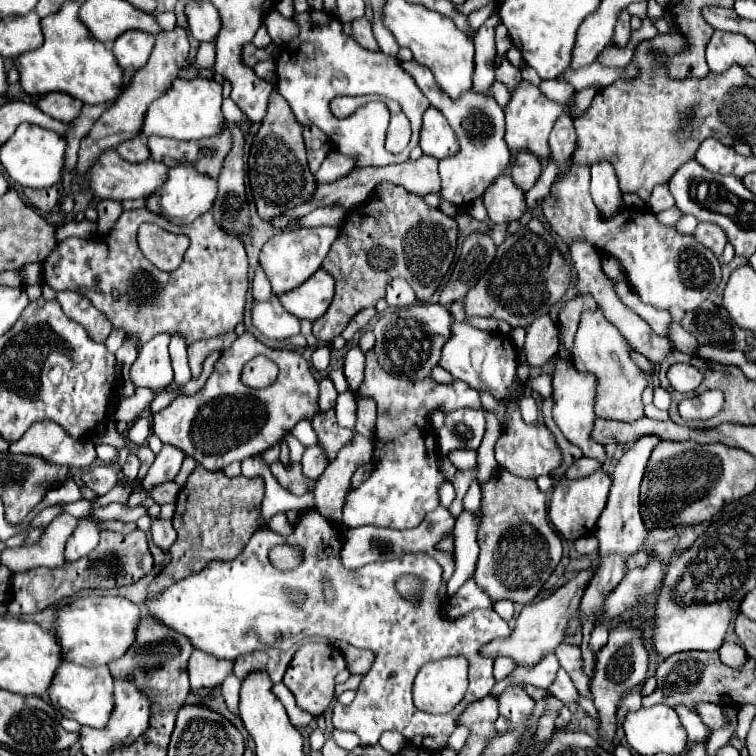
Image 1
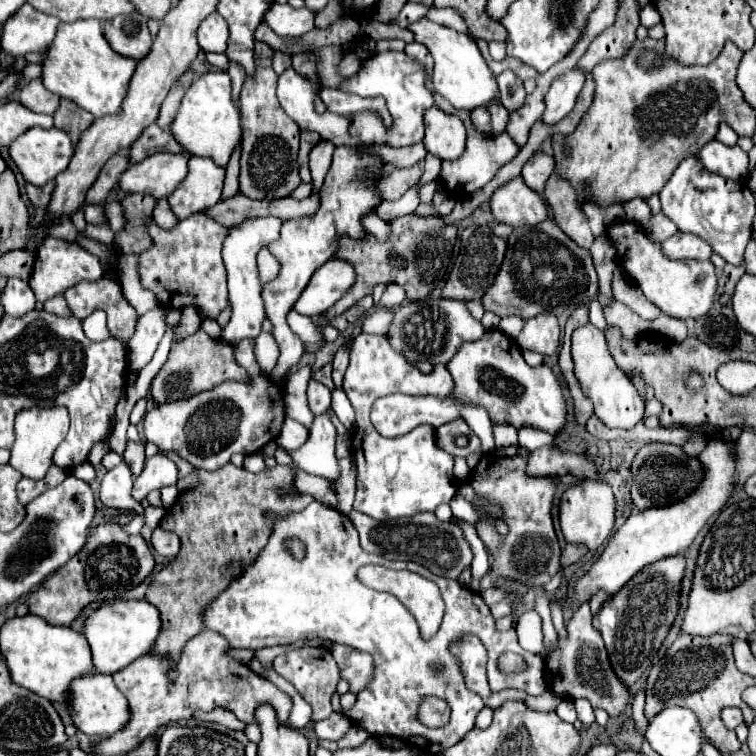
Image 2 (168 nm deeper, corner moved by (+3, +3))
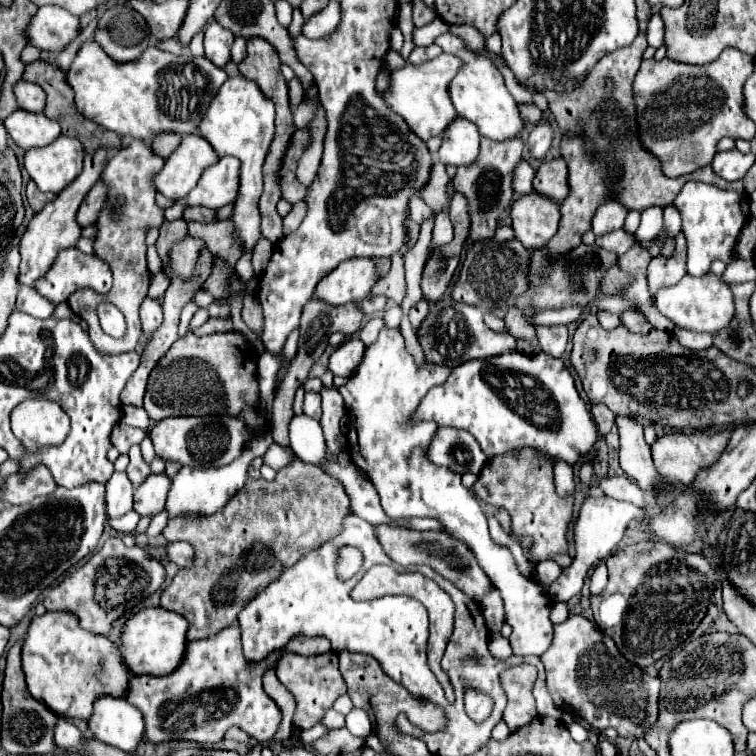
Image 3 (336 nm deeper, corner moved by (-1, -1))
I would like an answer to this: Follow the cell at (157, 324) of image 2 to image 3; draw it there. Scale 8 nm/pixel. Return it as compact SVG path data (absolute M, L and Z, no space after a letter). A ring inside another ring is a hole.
M146 297L140 305L140 319L142 319L142 331L144 333L154 333L160 323L162 323L162 307L158 305L156 299Z

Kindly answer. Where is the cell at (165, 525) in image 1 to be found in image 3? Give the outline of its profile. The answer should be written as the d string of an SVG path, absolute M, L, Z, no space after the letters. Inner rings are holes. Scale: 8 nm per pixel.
M178 541L178 543L170 543L166 549L168 549L168 559L174 561L178 567L182 567L182 569L190 569L192 567L194 547L190 547L190 543Z

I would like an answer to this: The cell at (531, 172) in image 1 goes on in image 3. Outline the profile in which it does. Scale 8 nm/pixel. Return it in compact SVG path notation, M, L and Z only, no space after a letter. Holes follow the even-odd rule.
M564 159L542 161L534 179L534 191L554 201L562 201L568 195L566 179L568 179L568 167Z

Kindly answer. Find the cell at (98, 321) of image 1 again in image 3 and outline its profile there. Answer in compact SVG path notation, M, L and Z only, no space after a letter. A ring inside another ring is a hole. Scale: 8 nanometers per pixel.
M128 139L124 149L116 151L114 155L108 157L106 167L100 175L100 181L108 183L108 197L106 203L96 219L96 235L94 235L94 253L98 257L116 257L116 267L114 271L114 285L108 293L98 293L94 289L78 289L74 295L70 295L68 305L70 309L82 317L88 323L88 335L94 343L97 351L102 351L102 355L118 355L118 353L128 353L136 349L136 343L142 335L142 323L140 323L140 303L148 295L150 287L150 271L146 263L146 233L150 229L160 229L164 223L164 211L156 205L154 201L154 175L164 167L164 159L154 155L148 145L140 139ZM108 301L114 303L126 317L128 323L128 333L124 339L114 339L106 335L100 327L99 319L96 317L96 307L98 303Z

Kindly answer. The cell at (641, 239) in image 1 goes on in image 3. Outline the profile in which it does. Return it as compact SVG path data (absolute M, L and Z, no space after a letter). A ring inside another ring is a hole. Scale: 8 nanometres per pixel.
M706 273L702 277L686 275L680 279L680 283L660 289L656 293L656 307L664 317L672 319L676 327L698 331L698 333L710 333L710 335L716 335L718 331L722 331L722 327L726 327L726 323L730 323L730 319L734 317L734 311L736 311L734 295L732 295L728 283L720 281L714 273Z

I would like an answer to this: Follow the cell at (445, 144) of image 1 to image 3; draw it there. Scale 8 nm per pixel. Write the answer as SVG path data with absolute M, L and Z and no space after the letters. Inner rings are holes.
M458 117L444 131L444 141L438 155L444 165L462 167L474 163L478 151L480 151L478 127L474 127L474 123L466 121L464 117Z

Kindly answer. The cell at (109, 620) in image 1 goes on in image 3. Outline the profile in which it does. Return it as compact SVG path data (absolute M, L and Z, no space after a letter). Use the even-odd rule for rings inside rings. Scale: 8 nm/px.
M162 607L142 609L132 619L126 621L122 633L122 657L134 675L168 675L182 663L182 655L186 651L186 635L188 635L188 619L172 613Z

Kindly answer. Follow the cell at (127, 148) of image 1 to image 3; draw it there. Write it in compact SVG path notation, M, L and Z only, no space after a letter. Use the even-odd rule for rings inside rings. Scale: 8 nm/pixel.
M96 183L88 195L84 197L80 209L78 209L78 215L76 215L76 221L80 227L88 227L92 225L96 219L98 219L98 213L102 209L102 203L106 201L106 185L104 183Z

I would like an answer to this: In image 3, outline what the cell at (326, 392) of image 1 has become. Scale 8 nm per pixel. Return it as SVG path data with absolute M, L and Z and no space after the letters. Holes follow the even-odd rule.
M306 393L304 413L312 419L320 419L320 393Z

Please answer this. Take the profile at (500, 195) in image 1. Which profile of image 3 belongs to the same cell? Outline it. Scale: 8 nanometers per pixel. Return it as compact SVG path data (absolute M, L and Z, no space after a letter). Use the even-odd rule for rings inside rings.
M530 193L512 203L512 229L516 239L530 251L544 249L558 231L560 207L556 201Z

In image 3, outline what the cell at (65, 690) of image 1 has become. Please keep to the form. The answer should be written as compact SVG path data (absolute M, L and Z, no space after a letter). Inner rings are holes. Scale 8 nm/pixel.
M100 697L88 721L90 731L102 743L114 745L124 753L134 753L144 737L142 713L126 699Z

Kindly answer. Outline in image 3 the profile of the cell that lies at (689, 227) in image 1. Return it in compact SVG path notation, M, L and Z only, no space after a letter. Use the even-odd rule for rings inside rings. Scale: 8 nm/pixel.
M668 205L668 207L664 209L664 221L666 221L666 235L662 235L662 237L674 239L676 233L680 231L680 227L682 227L680 211L678 211L674 205Z

